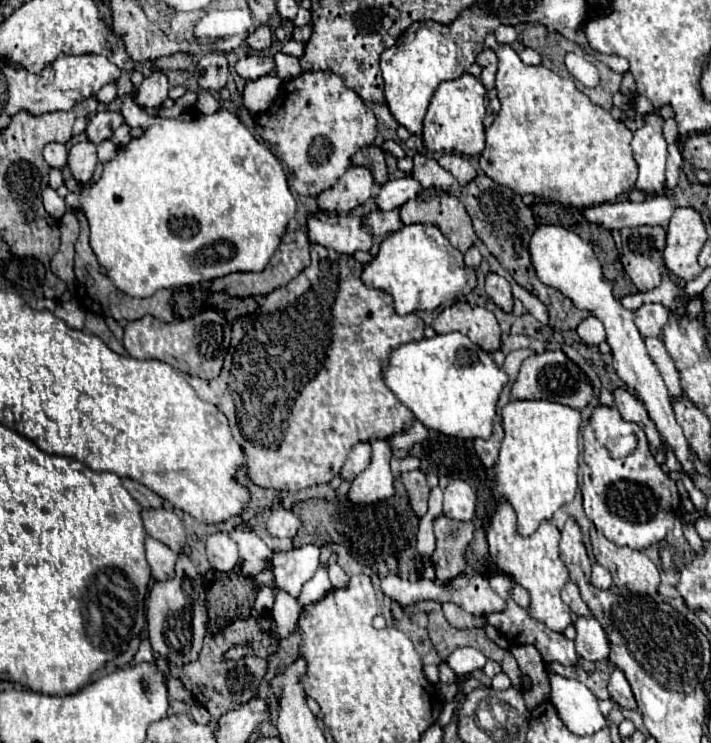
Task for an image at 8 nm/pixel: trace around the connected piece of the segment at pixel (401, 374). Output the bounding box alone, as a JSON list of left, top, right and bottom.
[382,332,508,438]

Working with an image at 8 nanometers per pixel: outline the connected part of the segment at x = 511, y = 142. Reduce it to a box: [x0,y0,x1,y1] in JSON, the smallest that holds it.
[480,44,638,208]

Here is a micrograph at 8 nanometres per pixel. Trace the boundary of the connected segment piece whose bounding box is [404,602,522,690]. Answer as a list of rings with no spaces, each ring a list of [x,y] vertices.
[[[418,602],[418,604],[412,604],[412,606],[404,608],[404,610],[406,610],[406,614],[418,612],[418,610],[424,610],[428,614],[428,634],[430,634],[430,640],[432,640],[432,644],[438,650],[442,660],[446,660],[460,646],[472,646],[472,648],[480,650],[486,658],[496,660],[502,666],[502,672],[510,676],[512,686],[516,690],[522,688],[522,678],[520,678],[516,658],[508,650],[496,646],[486,636],[484,630],[480,630],[480,628],[474,628],[474,630],[452,628],[446,622],[446,618],[442,614],[442,606],[438,602]]]

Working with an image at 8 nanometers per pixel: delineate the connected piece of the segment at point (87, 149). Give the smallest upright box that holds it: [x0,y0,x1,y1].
[68,140,98,184]

